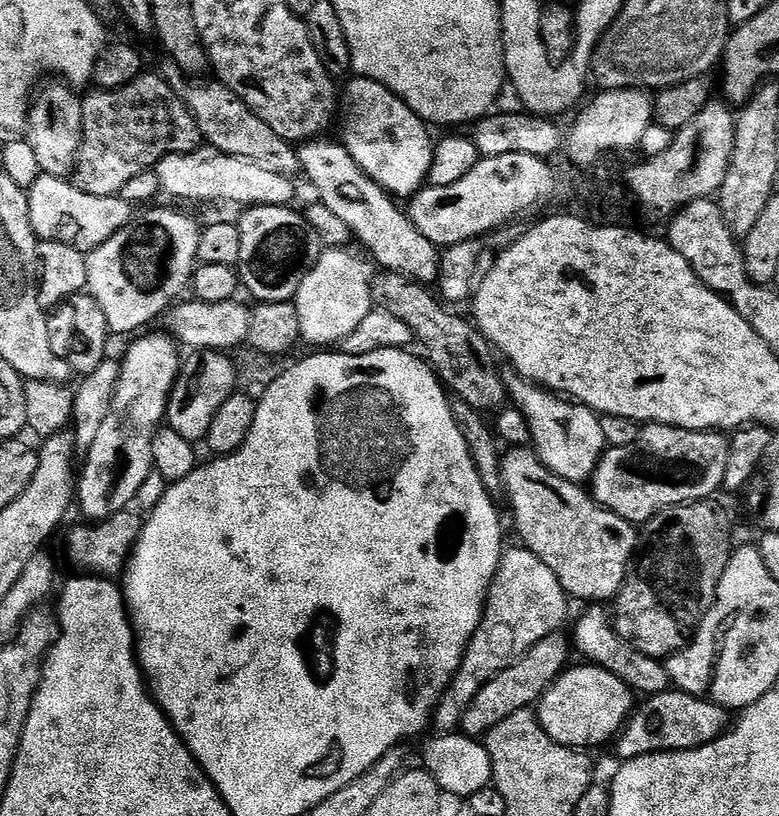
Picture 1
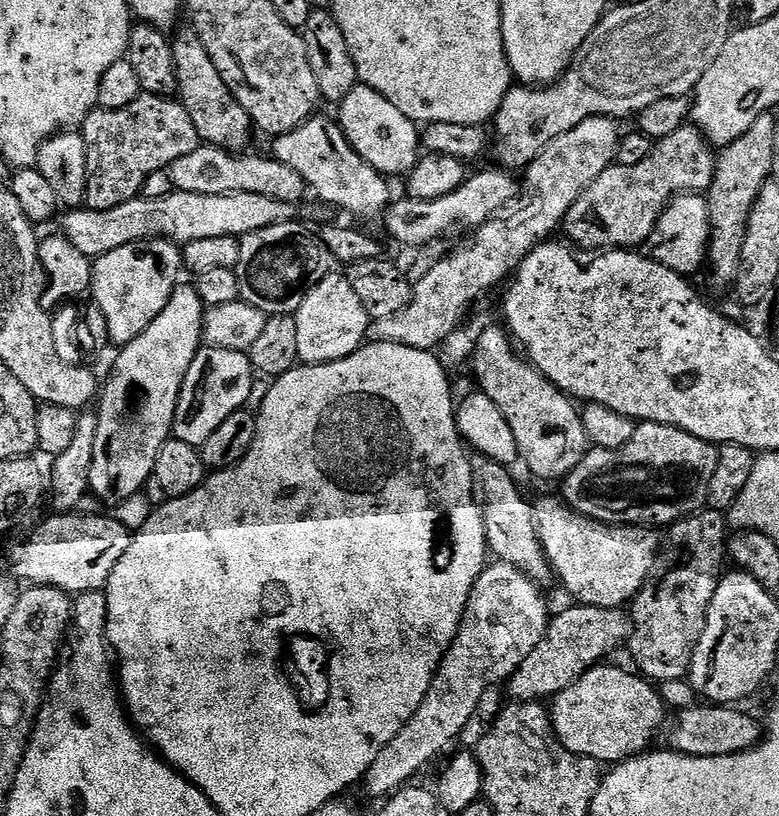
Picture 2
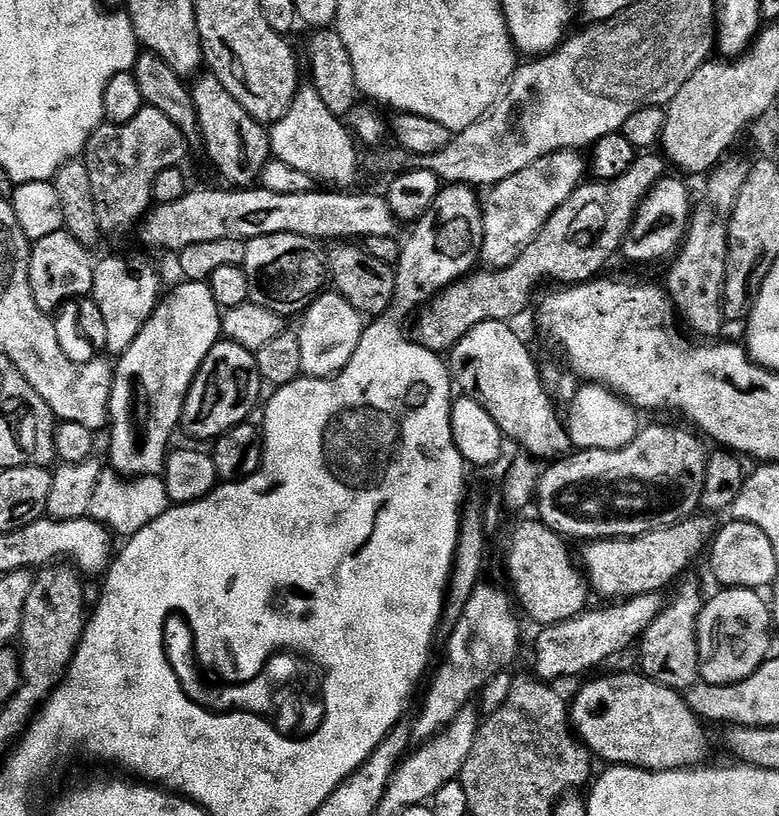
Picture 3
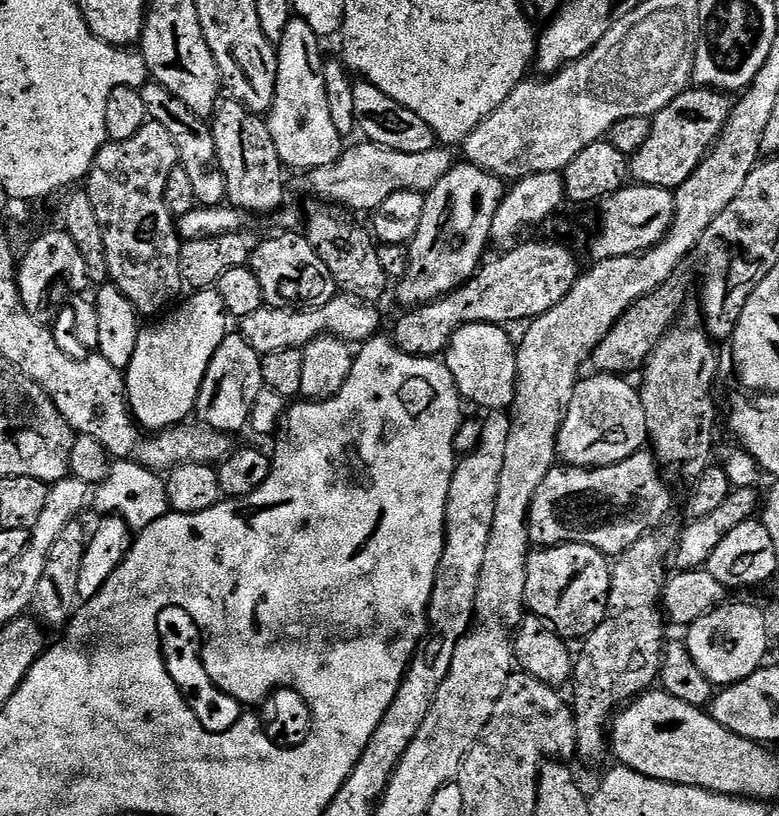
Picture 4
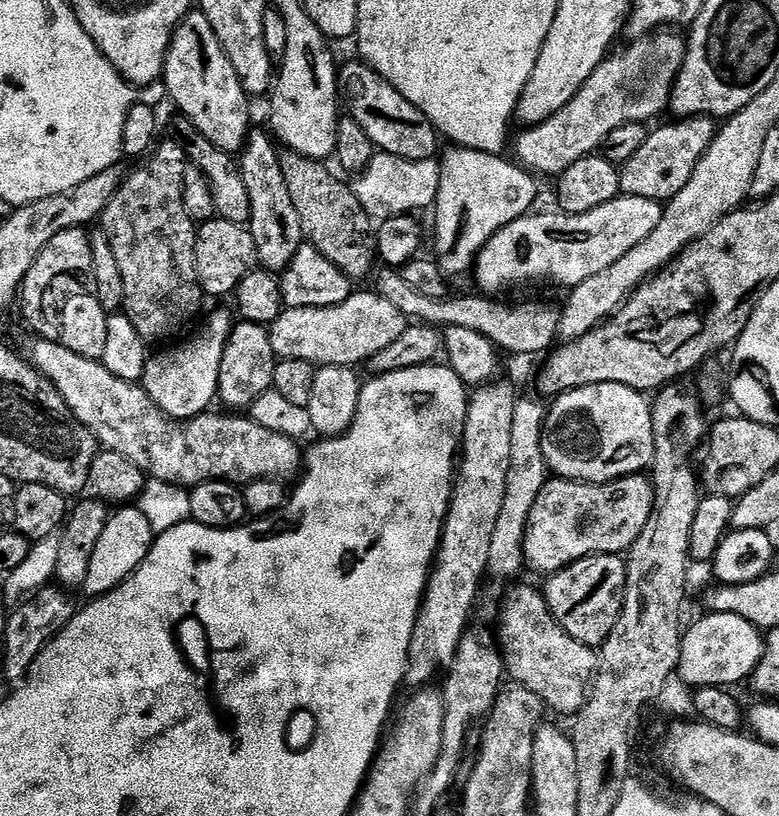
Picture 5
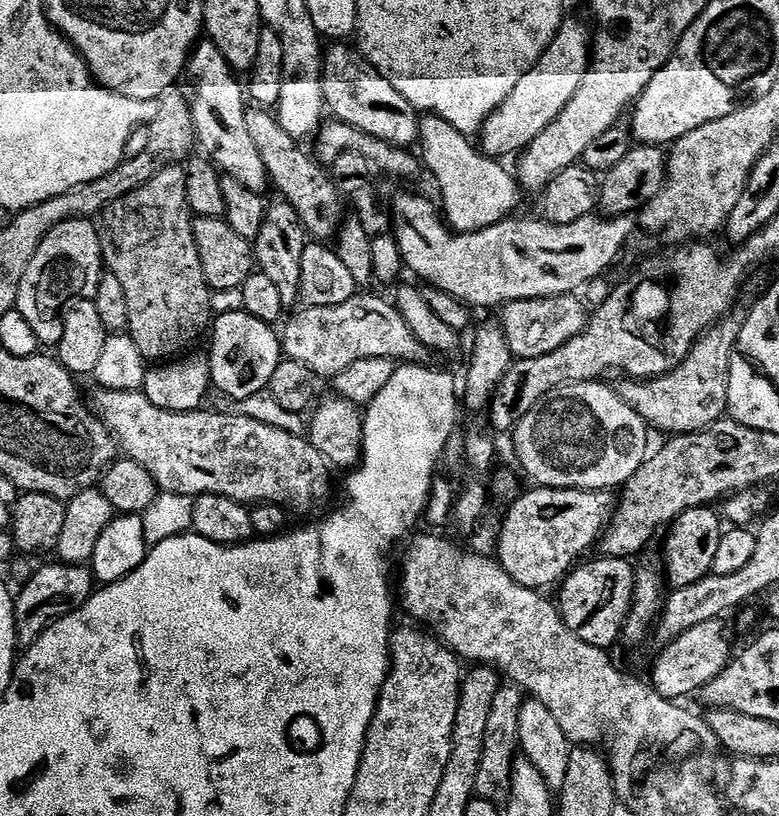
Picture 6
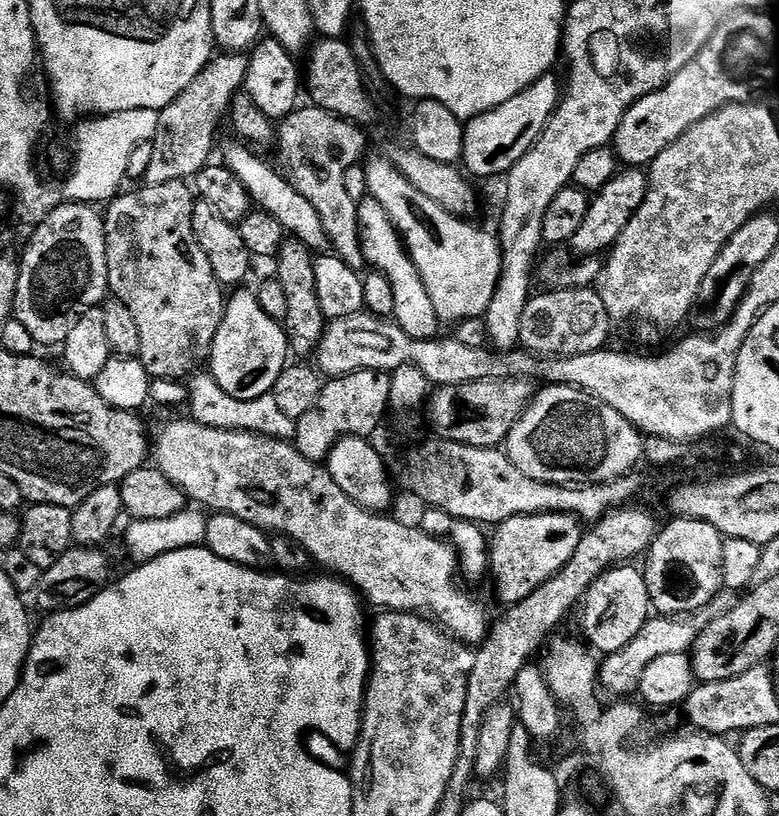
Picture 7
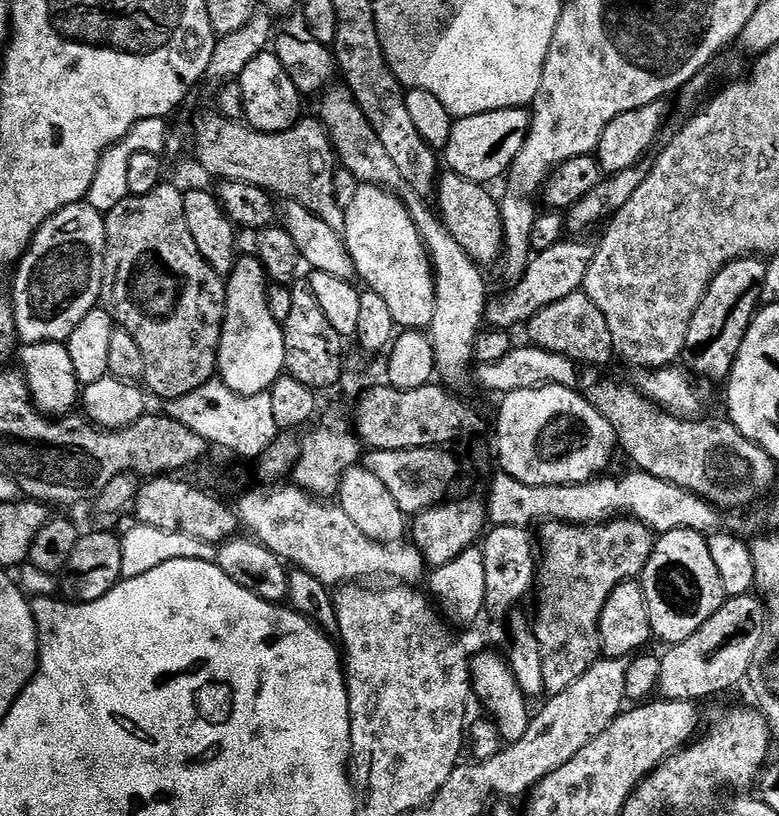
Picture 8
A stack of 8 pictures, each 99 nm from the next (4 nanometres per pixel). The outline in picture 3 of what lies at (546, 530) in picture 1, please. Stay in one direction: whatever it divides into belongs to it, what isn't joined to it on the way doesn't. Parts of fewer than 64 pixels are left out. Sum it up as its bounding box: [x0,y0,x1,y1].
[582,514,714,598]

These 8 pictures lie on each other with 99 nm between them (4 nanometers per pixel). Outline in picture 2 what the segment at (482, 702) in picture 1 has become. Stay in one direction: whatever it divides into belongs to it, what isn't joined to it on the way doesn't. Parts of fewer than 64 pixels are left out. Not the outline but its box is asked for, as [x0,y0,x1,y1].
[506,607,632,702]

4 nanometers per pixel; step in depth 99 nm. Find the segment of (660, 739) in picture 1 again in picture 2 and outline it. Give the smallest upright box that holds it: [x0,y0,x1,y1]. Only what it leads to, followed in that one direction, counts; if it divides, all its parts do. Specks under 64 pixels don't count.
[669,704,762,757]

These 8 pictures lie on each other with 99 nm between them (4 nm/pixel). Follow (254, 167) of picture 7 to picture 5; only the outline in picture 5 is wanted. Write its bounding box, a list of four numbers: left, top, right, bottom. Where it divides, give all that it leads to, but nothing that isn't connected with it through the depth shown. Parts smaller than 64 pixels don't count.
[162,11,250,154]

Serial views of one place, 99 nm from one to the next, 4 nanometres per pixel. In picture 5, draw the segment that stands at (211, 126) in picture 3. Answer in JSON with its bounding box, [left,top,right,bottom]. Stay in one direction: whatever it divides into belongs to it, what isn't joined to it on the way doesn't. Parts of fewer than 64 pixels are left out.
[238,130,302,274]

